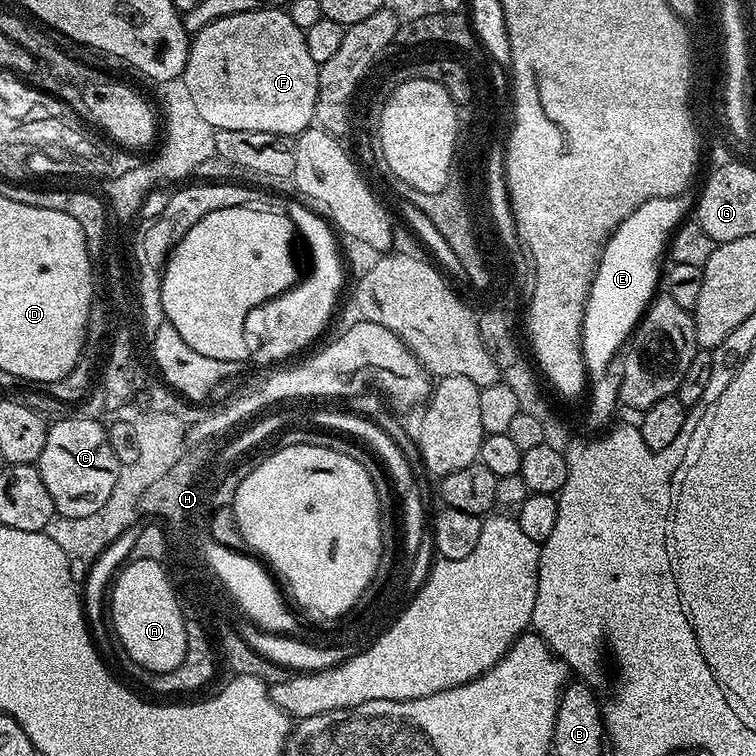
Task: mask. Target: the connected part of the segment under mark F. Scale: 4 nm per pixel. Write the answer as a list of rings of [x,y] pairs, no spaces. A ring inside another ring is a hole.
[[[257,6],[253,12],[234,14],[230,18],[218,18],[218,22],[210,22],[203,30],[195,33],[195,35],[191,37],[188,45],[188,61],[184,67],[182,85],[184,84],[187,98],[194,100],[194,105],[198,108],[199,113],[202,114],[202,118],[215,130],[269,132],[270,134],[295,138],[299,136],[300,133],[305,132],[306,129],[313,127],[316,119],[315,104],[318,102],[319,70],[320,65],[314,62],[314,58],[310,58],[310,53],[306,50],[304,29],[294,26],[294,22],[290,22],[287,11],[280,9],[279,12],[276,8]]]

